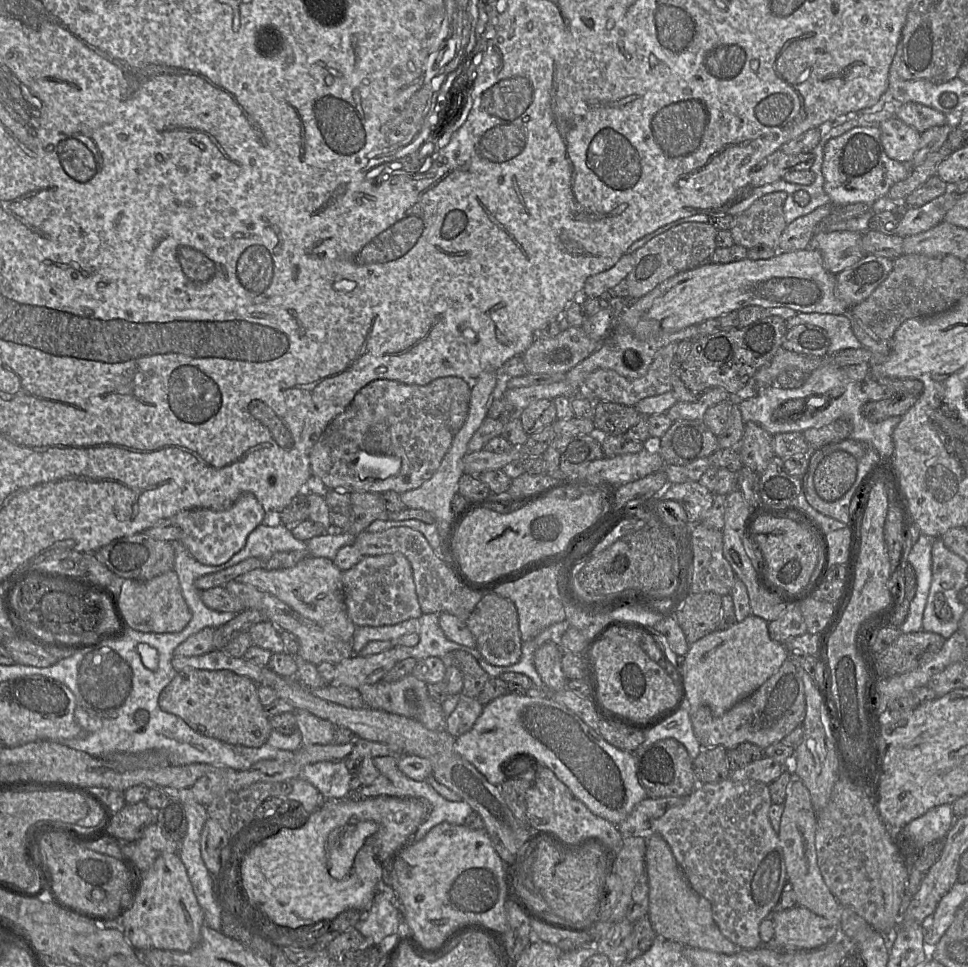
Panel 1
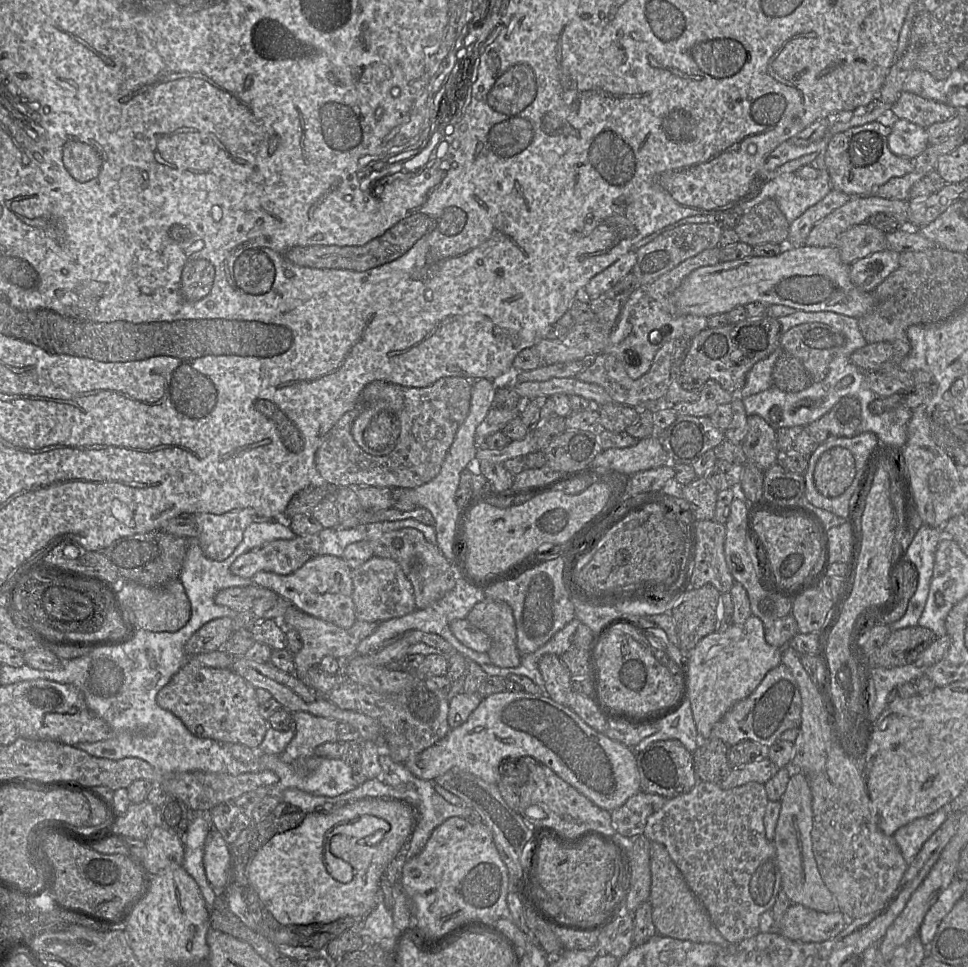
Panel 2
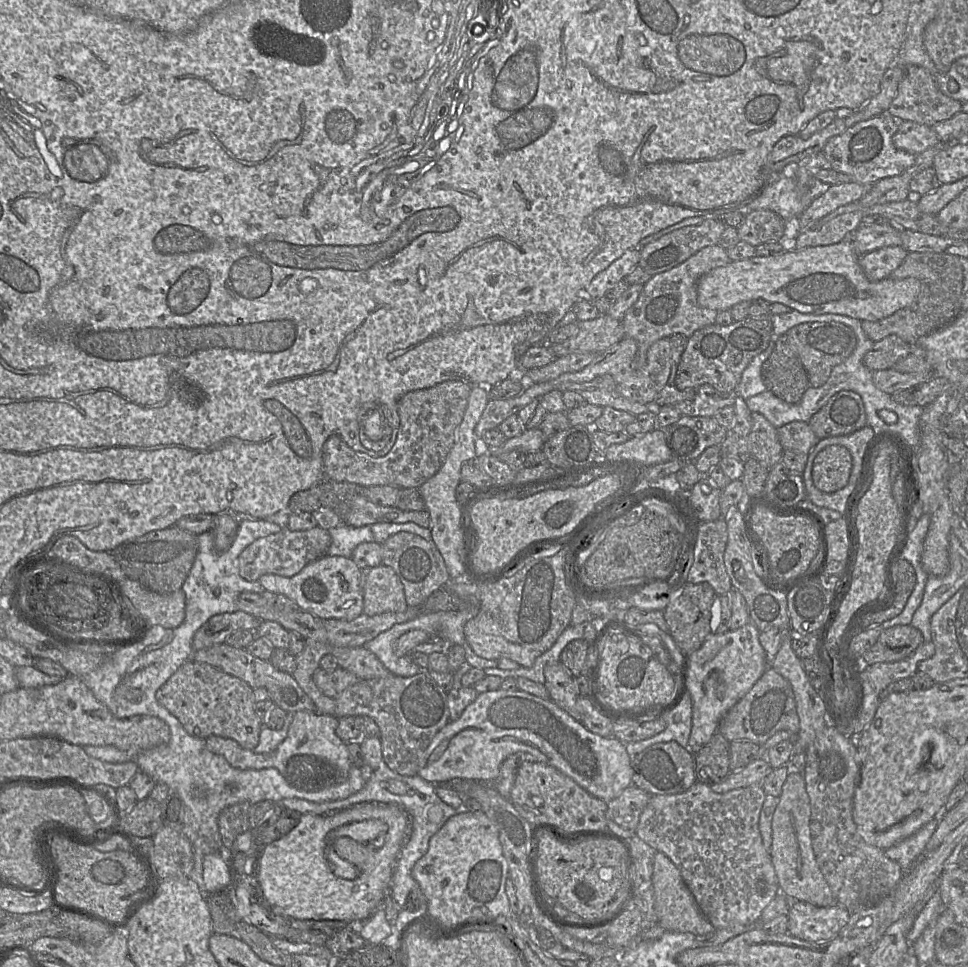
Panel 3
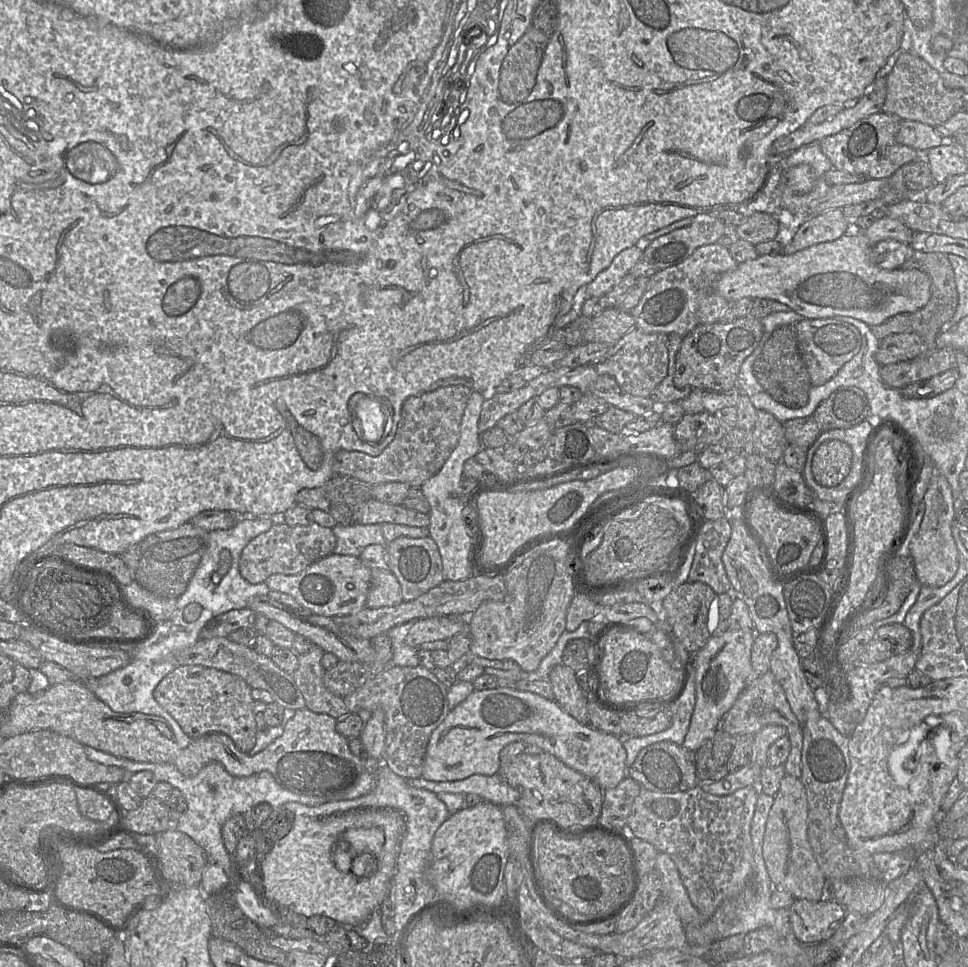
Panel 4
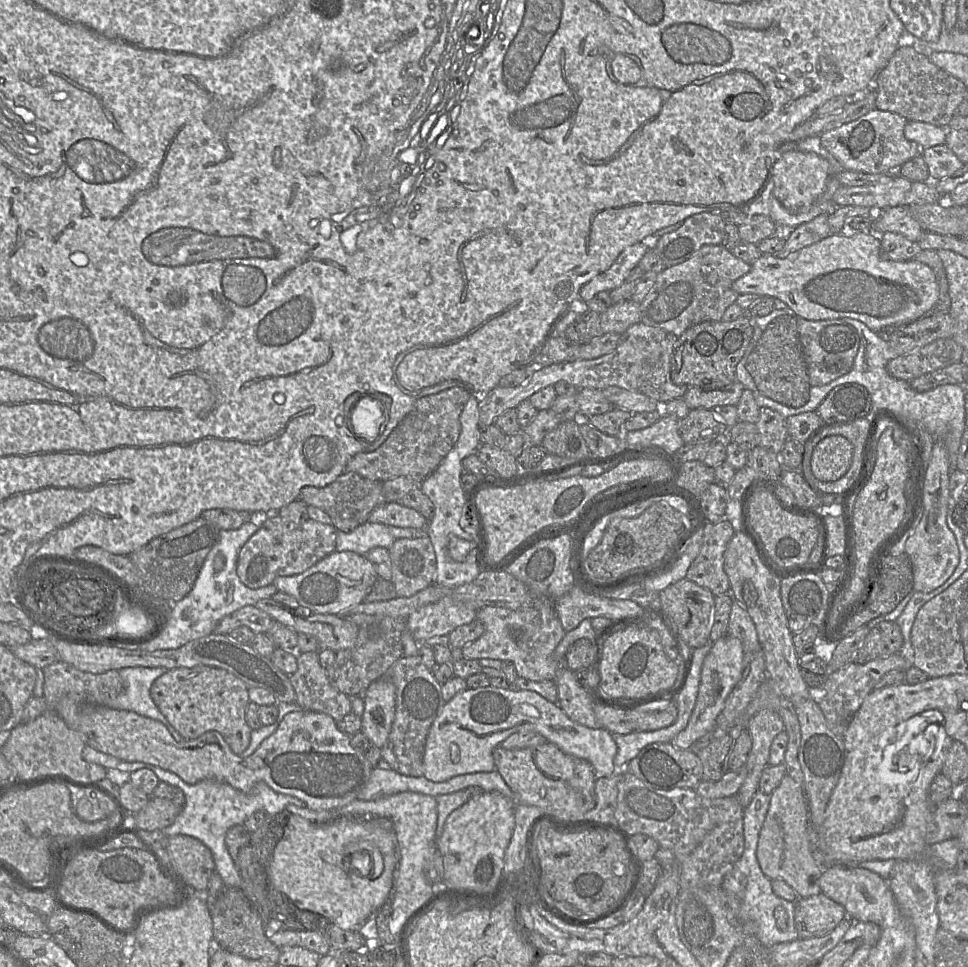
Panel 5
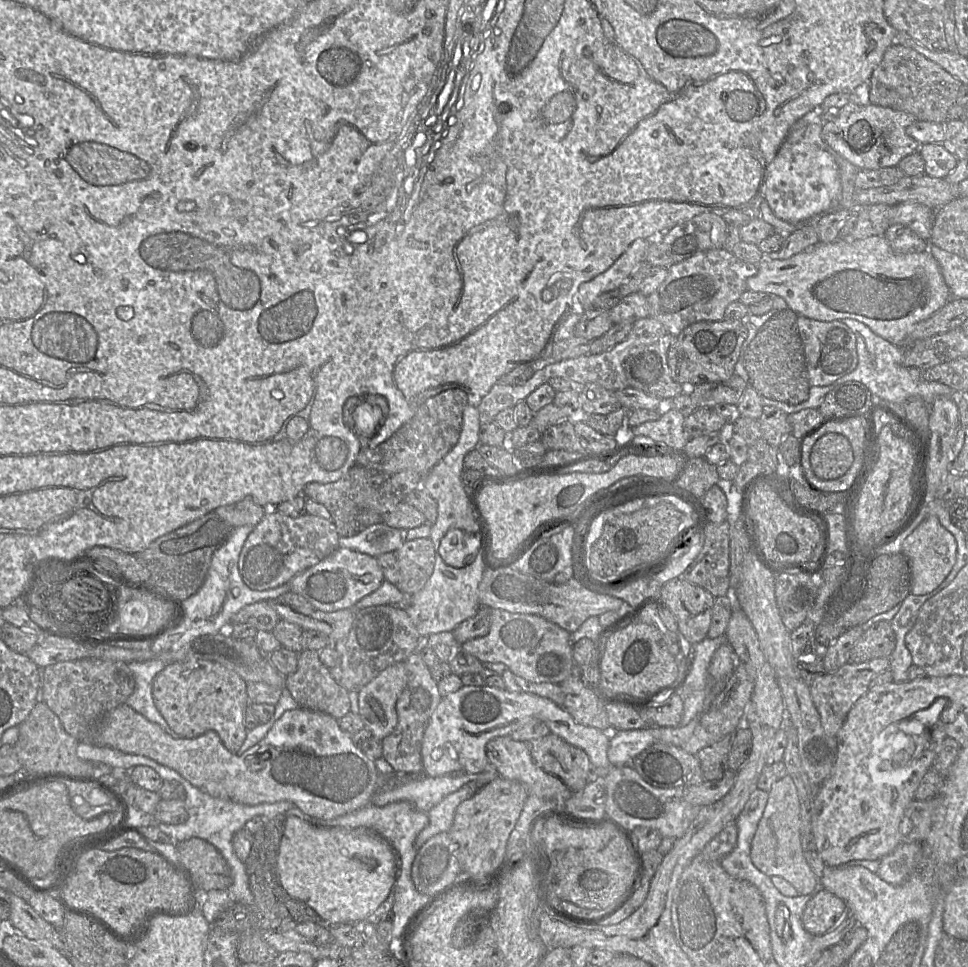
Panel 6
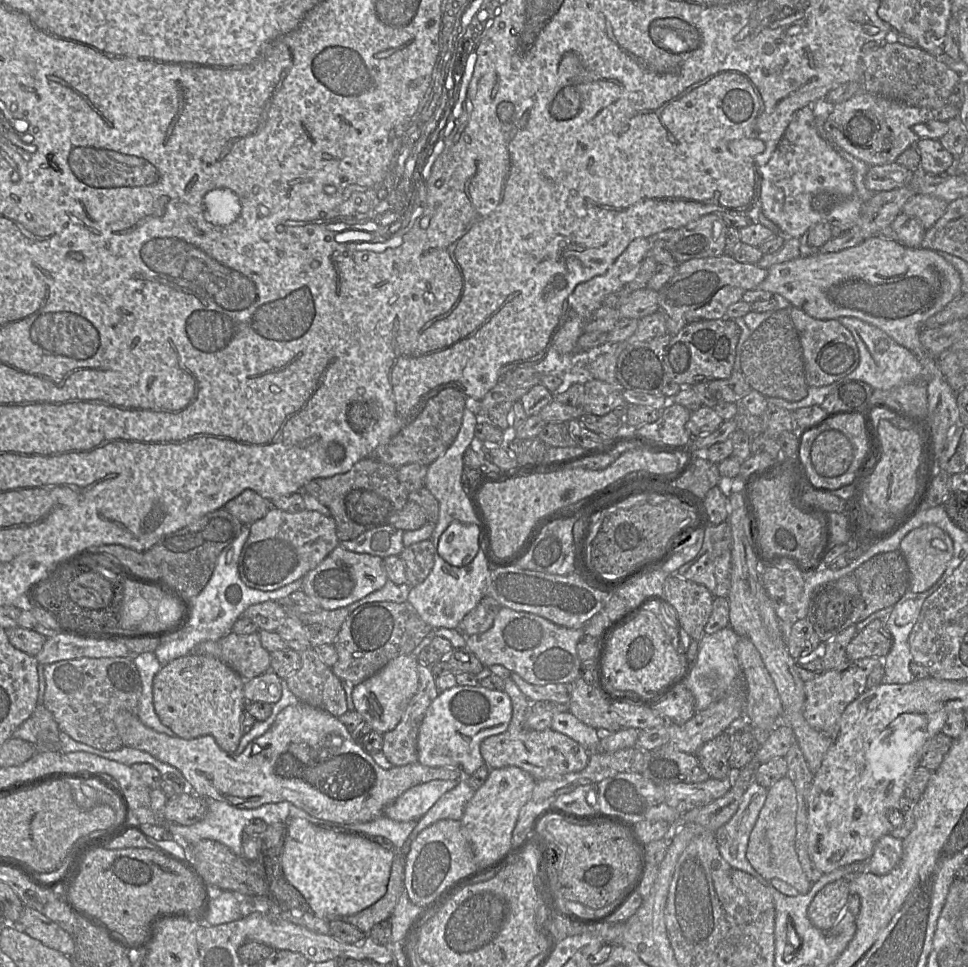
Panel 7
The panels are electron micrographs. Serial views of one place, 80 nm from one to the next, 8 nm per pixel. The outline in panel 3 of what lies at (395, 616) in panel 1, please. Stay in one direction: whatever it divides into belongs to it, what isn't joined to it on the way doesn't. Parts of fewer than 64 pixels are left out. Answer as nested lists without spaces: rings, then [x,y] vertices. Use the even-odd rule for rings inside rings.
[[[384,564],[361,571],[363,613],[374,616],[408,608],[404,586],[395,571]]]

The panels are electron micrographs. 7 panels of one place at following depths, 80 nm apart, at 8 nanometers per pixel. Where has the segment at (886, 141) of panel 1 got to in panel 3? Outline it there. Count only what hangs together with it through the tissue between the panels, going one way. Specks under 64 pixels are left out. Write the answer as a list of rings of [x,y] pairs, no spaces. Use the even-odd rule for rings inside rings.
[[[899,121],[898,130],[892,141],[895,147],[916,155],[941,144],[932,127],[913,121]]]

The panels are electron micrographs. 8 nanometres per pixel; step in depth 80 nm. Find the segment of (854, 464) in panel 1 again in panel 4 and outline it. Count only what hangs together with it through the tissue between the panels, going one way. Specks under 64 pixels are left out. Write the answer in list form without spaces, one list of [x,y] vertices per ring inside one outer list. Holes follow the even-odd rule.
[[[840,439],[824,441],[815,451],[812,459],[812,475],[815,481],[828,491],[837,490],[838,485],[846,483],[848,462],[852,459],[849,444]]]

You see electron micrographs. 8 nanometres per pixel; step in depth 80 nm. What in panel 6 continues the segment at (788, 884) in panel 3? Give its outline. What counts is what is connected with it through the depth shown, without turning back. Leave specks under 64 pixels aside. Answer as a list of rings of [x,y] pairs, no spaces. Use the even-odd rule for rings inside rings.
[[[789,775],[775,782],[768,792],[768,801],[751,844],[751,860],[767,876],[780,876],[794,886],[800,895],[815,894],[820,879],[808,865],[800,836],[800,801]]]

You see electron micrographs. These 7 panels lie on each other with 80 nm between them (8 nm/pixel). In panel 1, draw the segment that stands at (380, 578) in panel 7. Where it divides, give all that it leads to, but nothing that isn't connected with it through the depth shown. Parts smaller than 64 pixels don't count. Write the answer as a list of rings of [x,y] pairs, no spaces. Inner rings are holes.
[[[308,556],[291,568],[279,570],[255,569],[243,574],[238,579],[245,584],[274,595],[328,633],[339,637],[343,641],[352,641],[356,625],[347,613],[342,585],[342,571],[332,560],[324,557]]]

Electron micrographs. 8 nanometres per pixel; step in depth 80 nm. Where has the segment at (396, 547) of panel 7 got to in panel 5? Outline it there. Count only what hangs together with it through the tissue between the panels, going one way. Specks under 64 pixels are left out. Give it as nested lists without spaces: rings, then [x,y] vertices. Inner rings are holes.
[[[367,521],[348,533],[337,530],[335,550],[353,551],[366,557],[372,548],[390,548],[394,541],[389,526]]]

